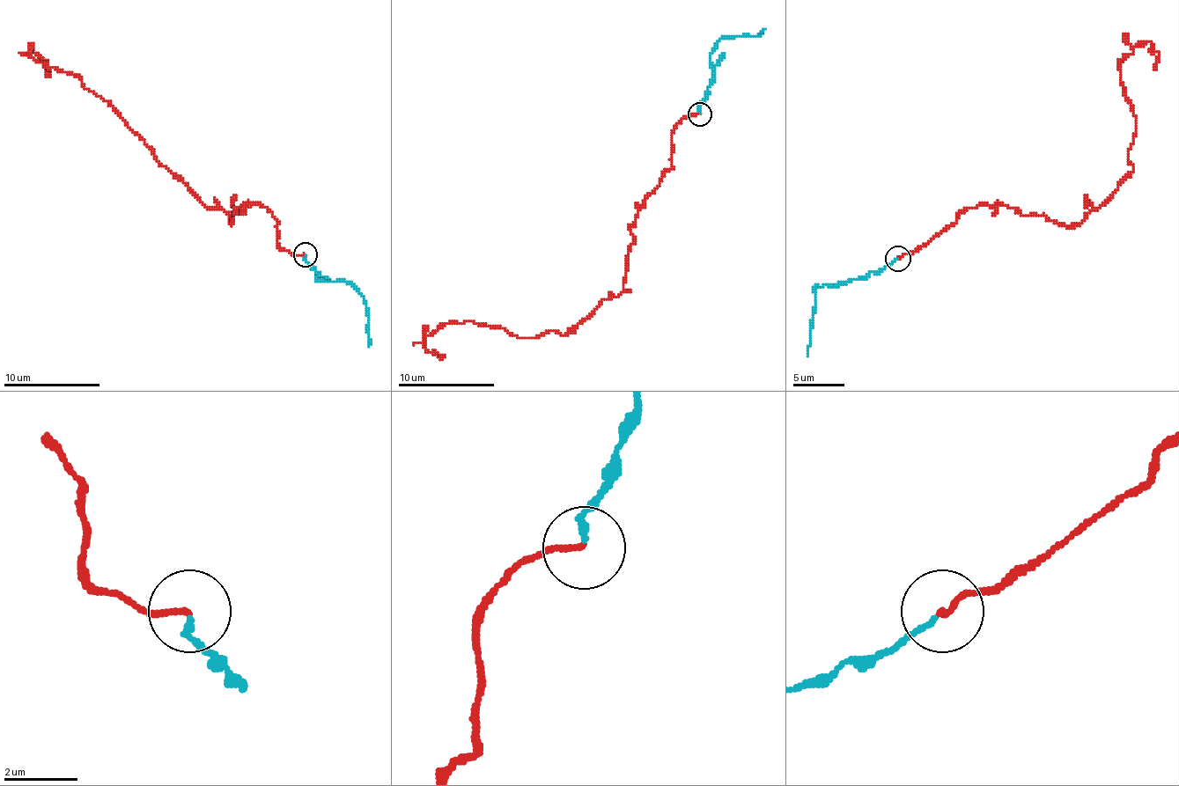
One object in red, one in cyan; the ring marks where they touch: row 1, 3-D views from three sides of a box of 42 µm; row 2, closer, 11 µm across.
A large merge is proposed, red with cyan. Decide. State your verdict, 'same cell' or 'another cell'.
same cell

